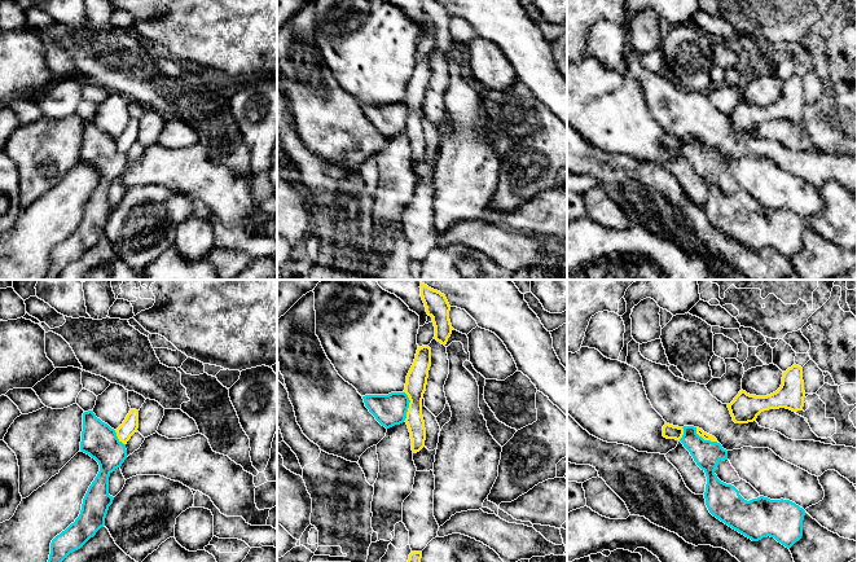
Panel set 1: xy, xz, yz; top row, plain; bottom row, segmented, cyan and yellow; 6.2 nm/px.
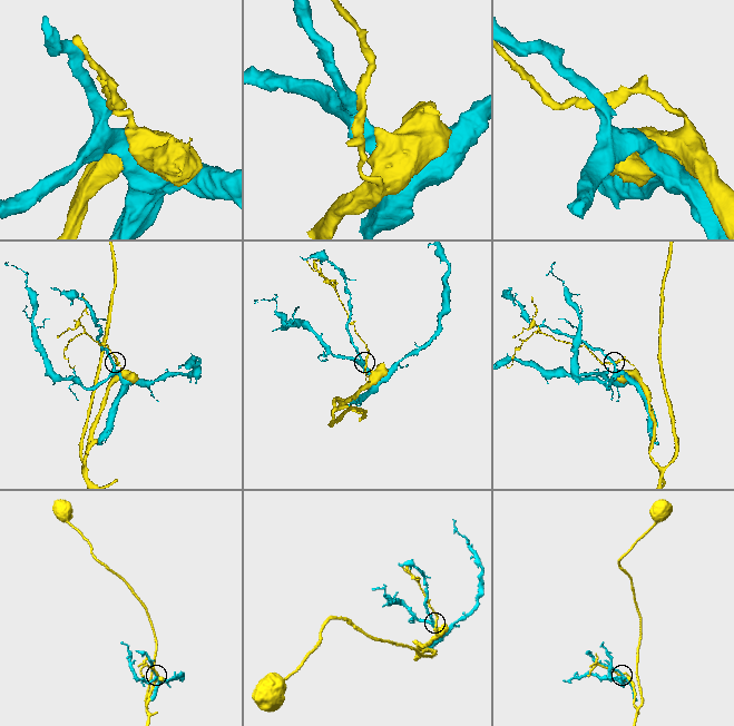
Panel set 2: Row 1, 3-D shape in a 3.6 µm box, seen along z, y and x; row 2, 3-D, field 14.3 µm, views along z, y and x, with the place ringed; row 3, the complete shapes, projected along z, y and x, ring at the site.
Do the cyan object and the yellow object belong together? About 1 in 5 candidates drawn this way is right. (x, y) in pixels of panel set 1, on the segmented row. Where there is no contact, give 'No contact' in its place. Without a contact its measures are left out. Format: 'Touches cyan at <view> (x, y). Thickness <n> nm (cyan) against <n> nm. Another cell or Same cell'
Touches cyan at xz (408, 405). Thickness 190 nm (cyan) against 130 nm. Another cell

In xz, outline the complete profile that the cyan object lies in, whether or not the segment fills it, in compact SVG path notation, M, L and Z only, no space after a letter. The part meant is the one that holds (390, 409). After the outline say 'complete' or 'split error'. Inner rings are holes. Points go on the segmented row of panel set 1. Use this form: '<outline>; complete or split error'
M405 392L365 395L362 399L369 412L386 429L400 425L406 418L410 400Z; complete

